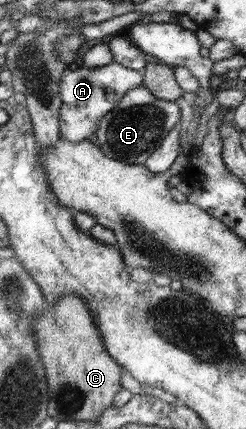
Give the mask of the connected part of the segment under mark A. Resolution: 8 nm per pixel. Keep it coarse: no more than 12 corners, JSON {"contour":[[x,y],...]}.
{"contour":[[120,62],[67,68],[61,135],[93,141],[144,74]]}

